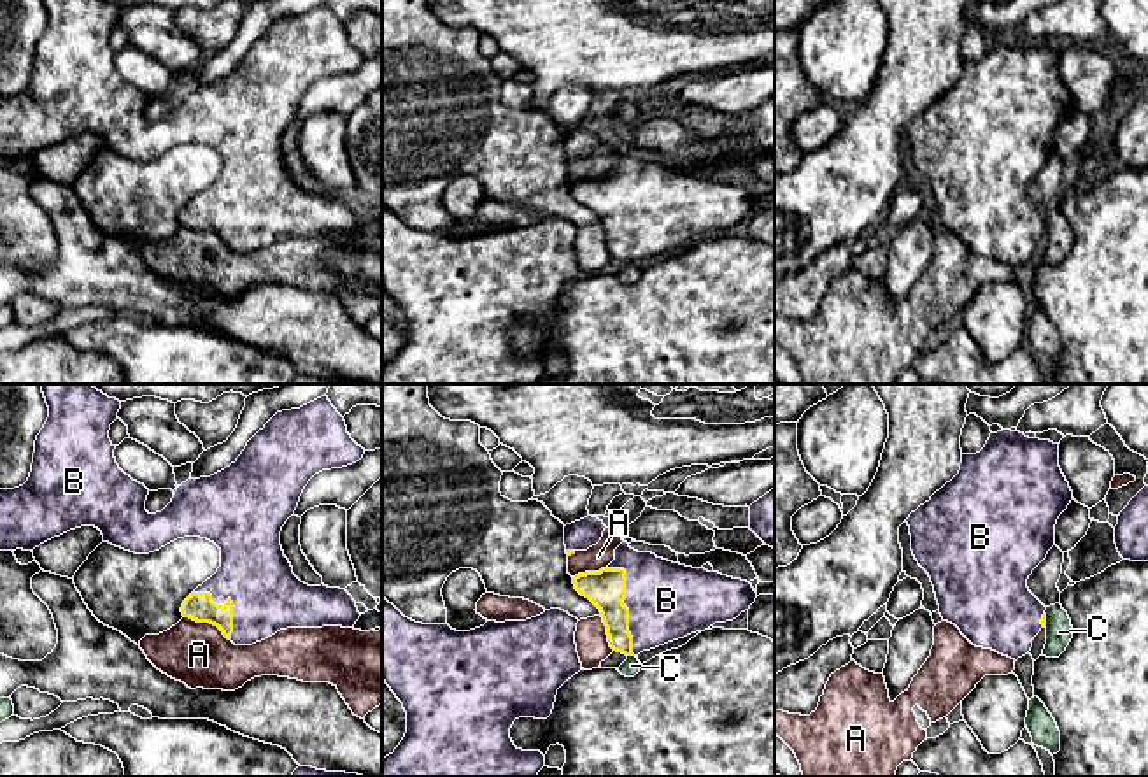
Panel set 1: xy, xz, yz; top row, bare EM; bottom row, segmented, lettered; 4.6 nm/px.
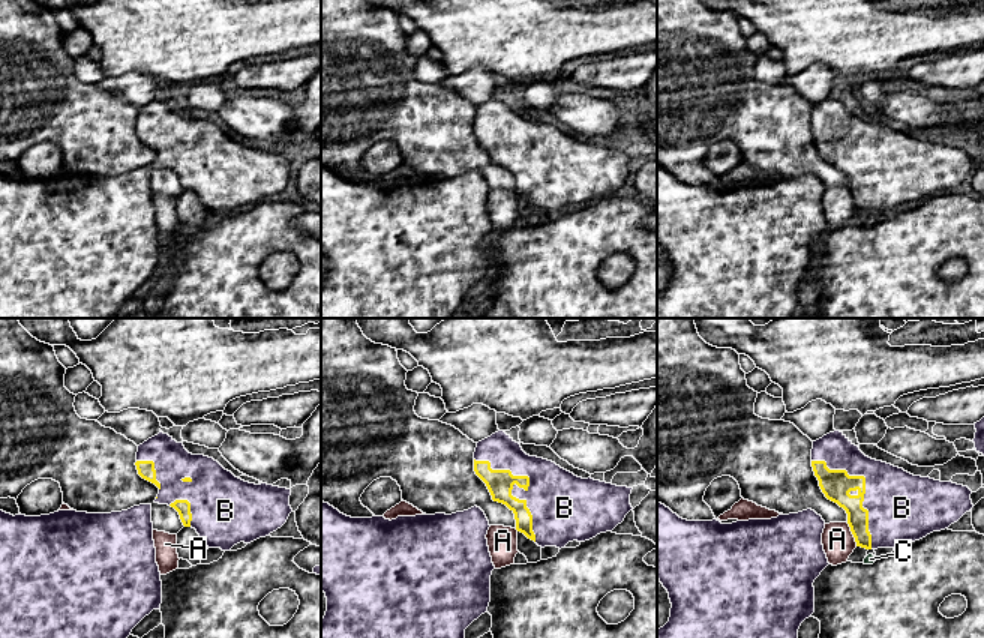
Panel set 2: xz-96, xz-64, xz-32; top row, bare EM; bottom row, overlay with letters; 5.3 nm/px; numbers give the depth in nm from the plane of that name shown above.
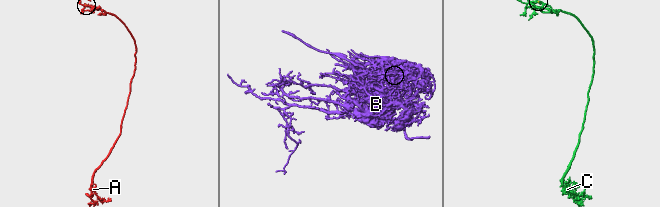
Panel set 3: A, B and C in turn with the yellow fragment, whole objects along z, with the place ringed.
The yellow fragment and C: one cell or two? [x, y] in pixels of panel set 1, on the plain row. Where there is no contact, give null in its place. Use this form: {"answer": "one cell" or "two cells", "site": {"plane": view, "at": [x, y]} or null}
{"answer": "two cells", "site": {"plane": "xz", "at": [630, 262]}}

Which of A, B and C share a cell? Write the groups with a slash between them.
A / B / C

